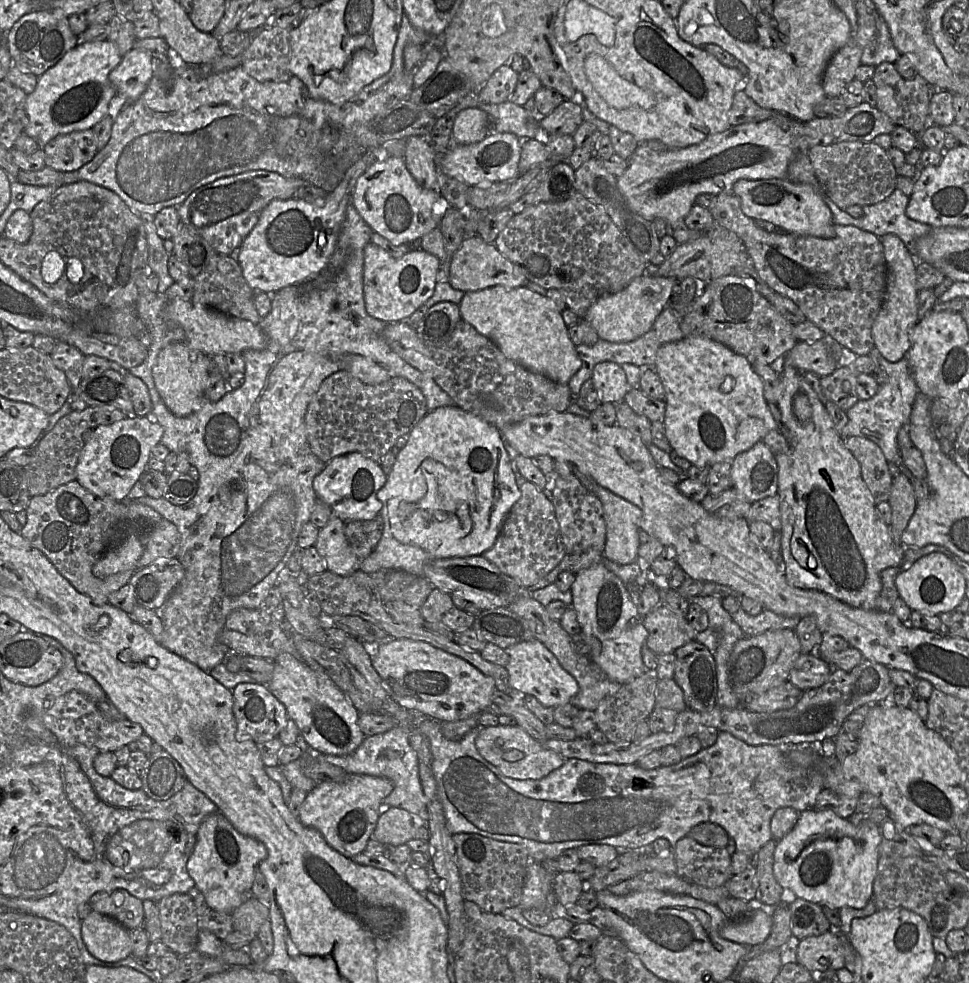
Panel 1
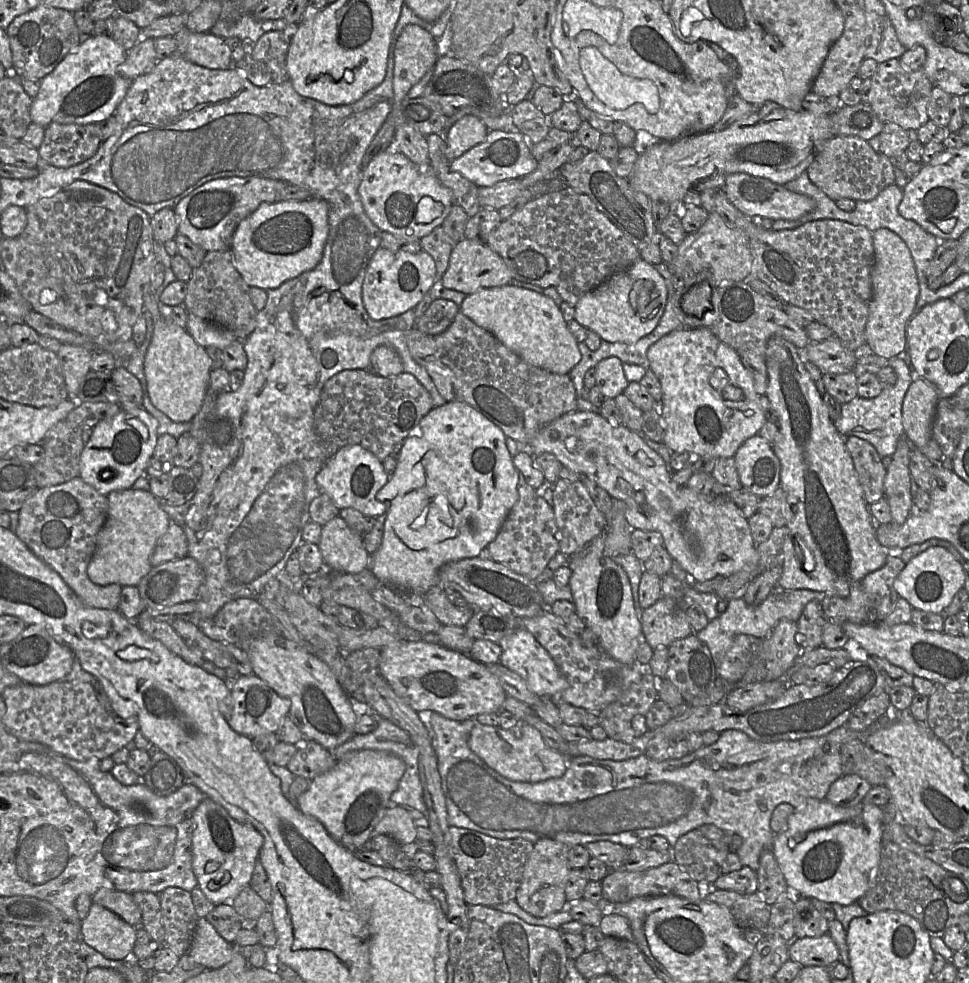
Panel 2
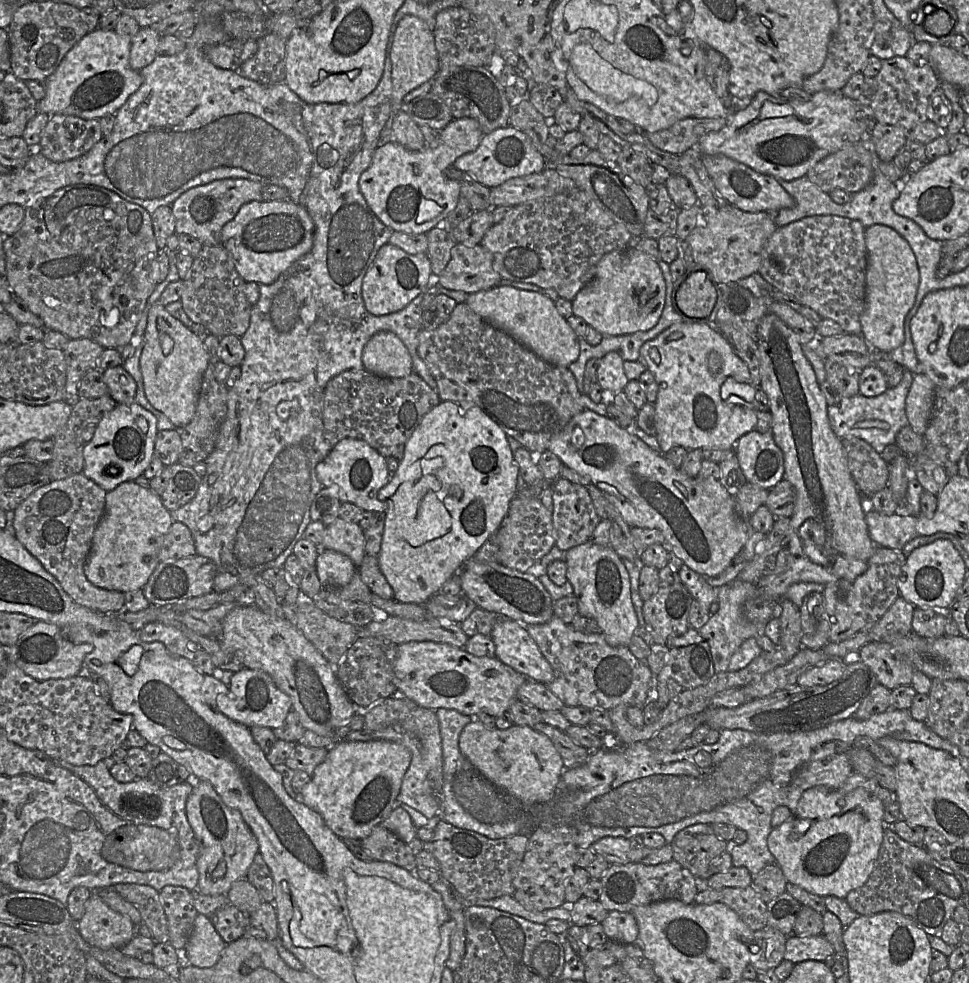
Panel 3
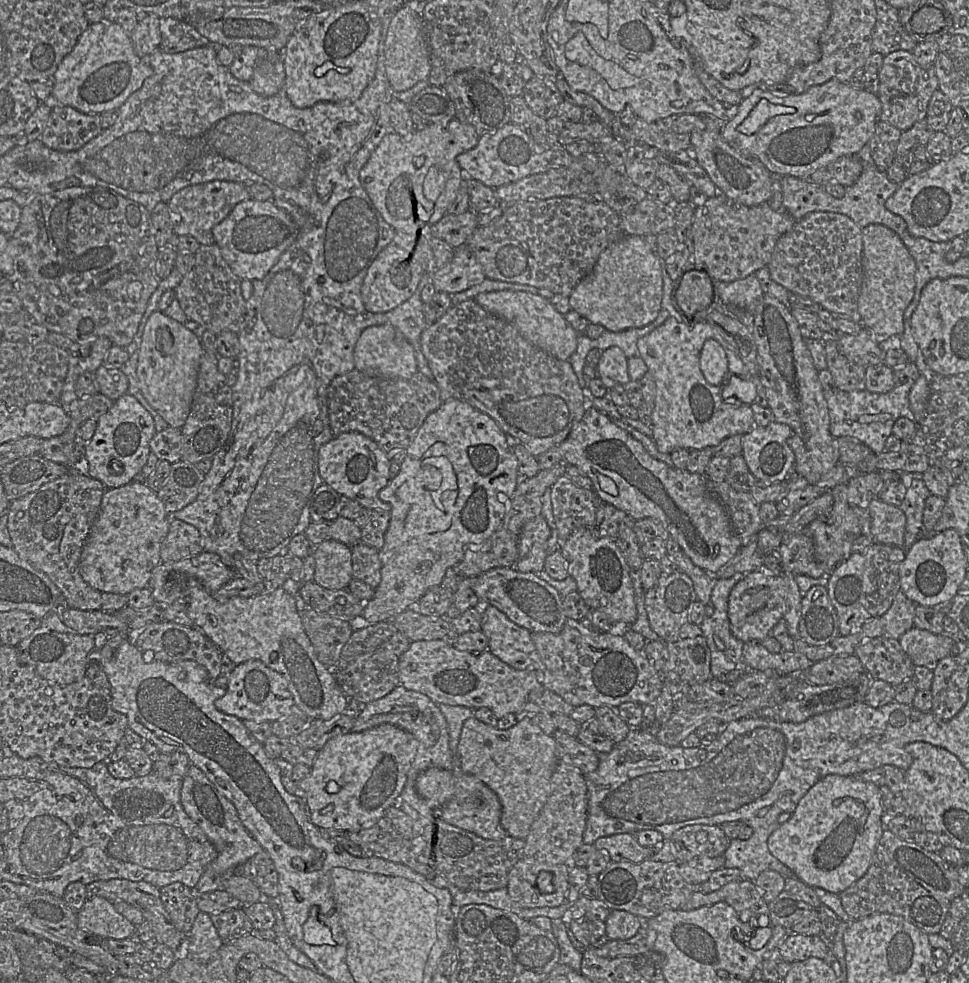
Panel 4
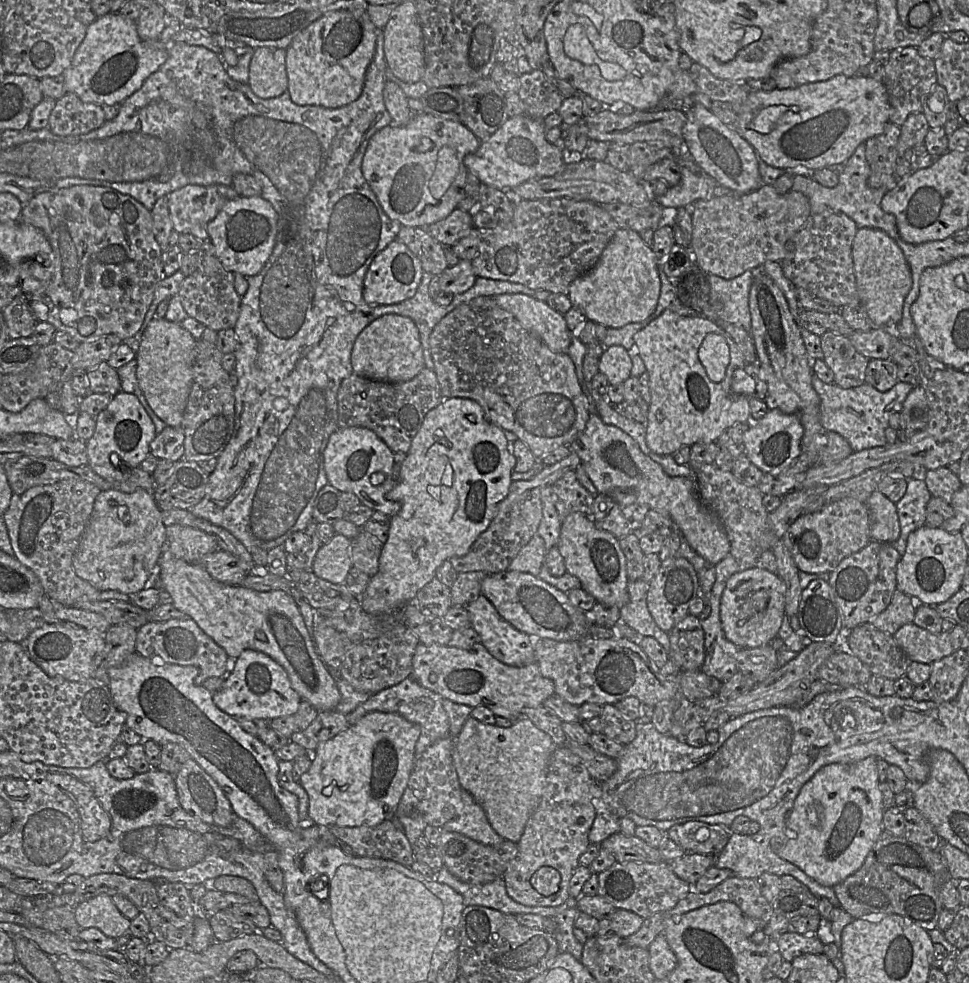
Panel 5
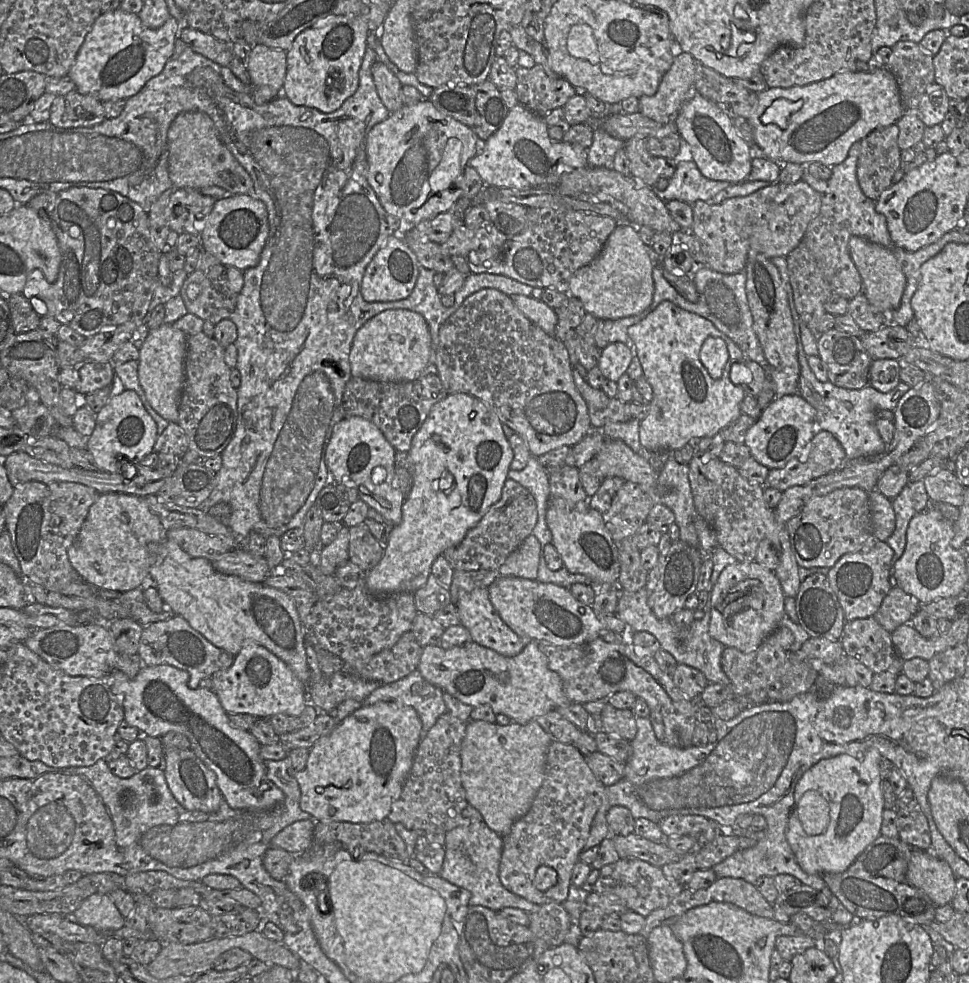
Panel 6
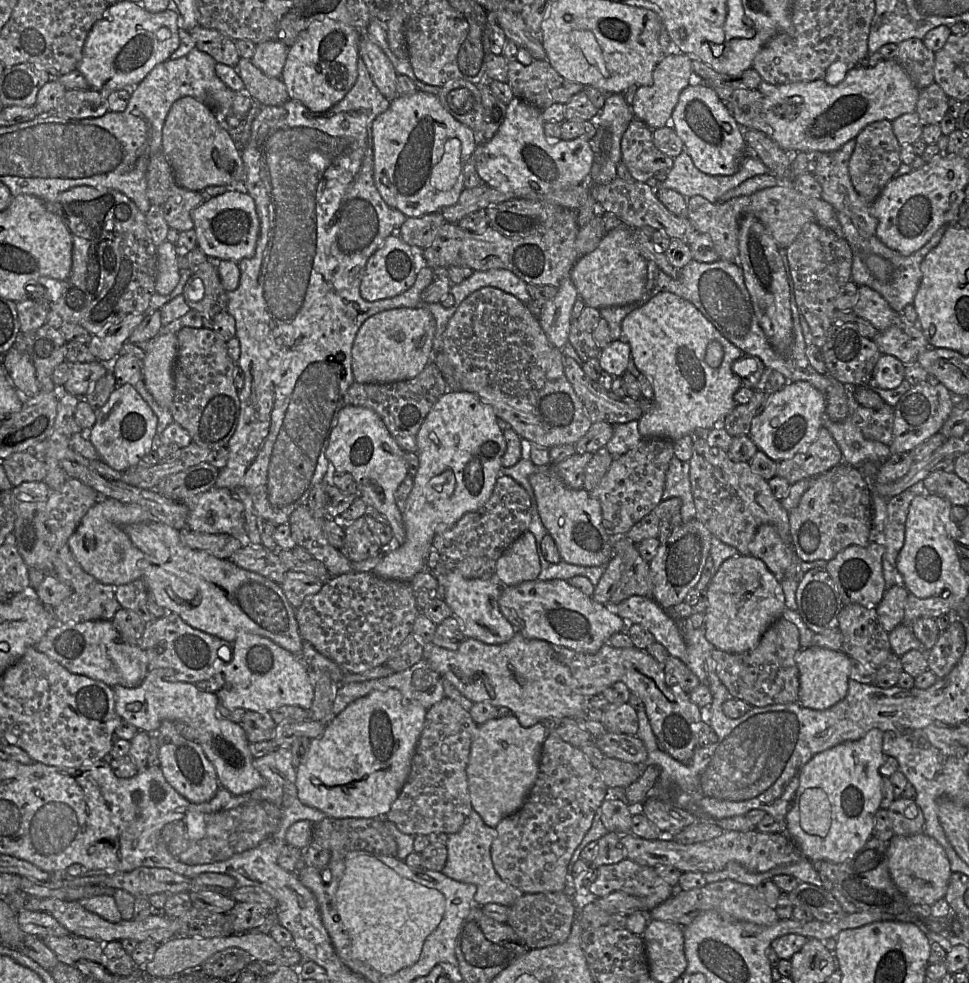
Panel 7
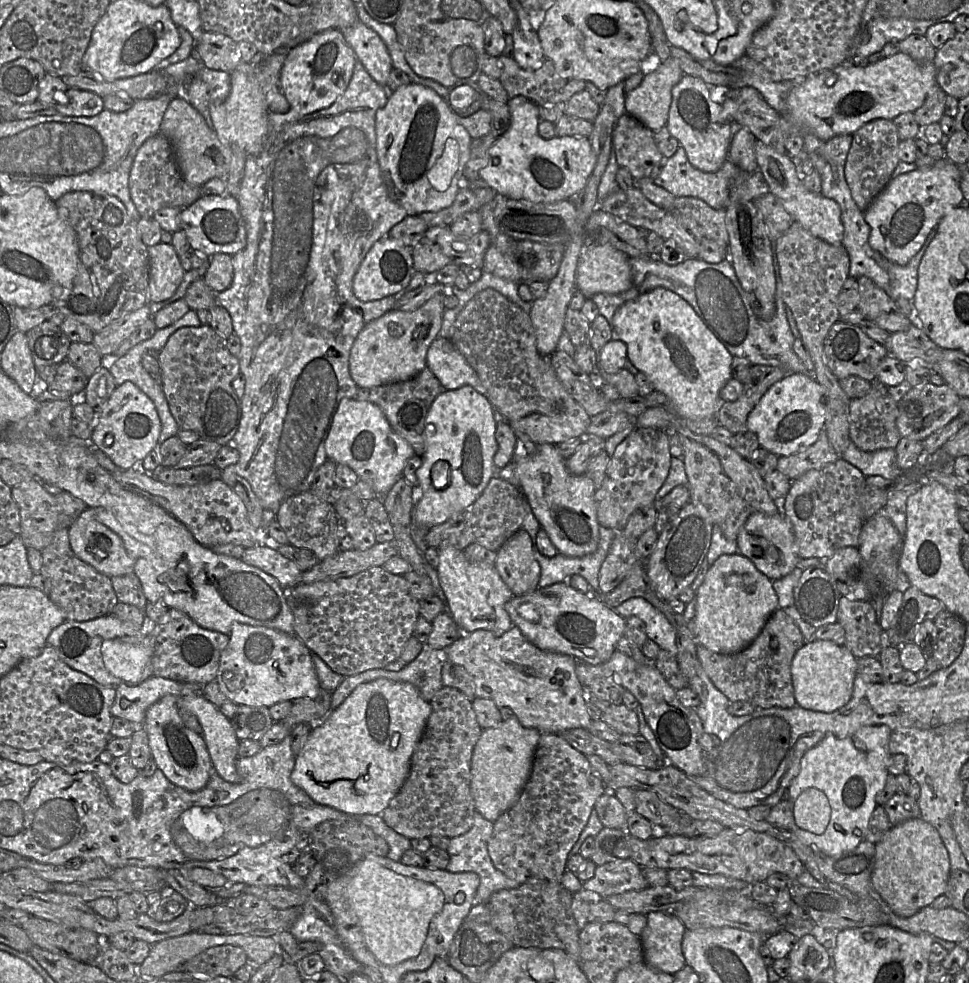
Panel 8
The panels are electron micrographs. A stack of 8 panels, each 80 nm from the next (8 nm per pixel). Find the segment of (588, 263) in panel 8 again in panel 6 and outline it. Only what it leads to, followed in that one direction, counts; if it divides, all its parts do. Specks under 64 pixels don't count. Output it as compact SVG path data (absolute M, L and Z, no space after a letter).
M617 226L597 257L573 273L569 290L564 293L578 298L586 312L598 319L617 319L641 313L650 306L654 294L649 249L652 248L642 242L636 226Z

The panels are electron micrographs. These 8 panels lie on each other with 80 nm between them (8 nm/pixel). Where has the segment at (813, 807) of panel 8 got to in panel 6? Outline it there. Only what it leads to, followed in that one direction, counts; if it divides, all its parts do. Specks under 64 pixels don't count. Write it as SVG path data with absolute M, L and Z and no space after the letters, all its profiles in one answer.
M808 790L803 794L797 803L797 813L808 835L819 835L826 831L830 821L830 807L818 791Z

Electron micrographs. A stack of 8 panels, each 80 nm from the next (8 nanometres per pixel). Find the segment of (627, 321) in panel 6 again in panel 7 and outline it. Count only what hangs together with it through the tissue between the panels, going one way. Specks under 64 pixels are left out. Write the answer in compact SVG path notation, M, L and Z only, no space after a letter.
M692 259L688 264L686 264L683 268L680 269L678 278L672 278L669 275L665 274L663 271L661 271L653 262L648 261L647 262L647 281L646 281L646 286L645 286L645 292L644 292L643 296L638 301L636 301L636 302L634 302L632 304L627 304L627 305L622 305L622 306L603 307L603 308L599 308L598 309L599 312L600 312L601 317L603 317L607 321L607 323L609 325L611 339L612 340L620 340L622 342L627 342L626 338L622 334L621 324L622 324L623 319L630 312L632 312L633 310L643 306L652 297L654 297L656 294L660 293L660 292L671 292L671 293L674 293L675 295L677 295L677 296L679 296L679 297L689 301L720 332L720 334L722 336L724 336L730 343L732 343L734 346L736 346L738 349L740 349L741 352L743 353L743 355L749 356L749 357L754 357L754 358L760 360L762 365L765 368L773 369L773 370L781 373L786 378L786 380L788 382L795 382L795 381L798 381L798 380L803 380L803 381L807 381L809 383L813 383L813 384L815 384L819 388L823 387L823 383L824 382L828 382L828 386L829 386L831 377L829 377L827 374L826 375L821 375L821 374L819 374L817 372L807 372L803 368L801 368L800 366L797 365L795 360L792 358L792 352L791 352L791 357L787 357L787 356L782 356L782 355L778 354L772 348L772 346L768 342L767 338L765 337L761 327L759 326L758 320L757 320L757 318L756 318L756 316L754 314L753 307L752 307L752 304L751 304L751 301L750 301L750 297L749 297L749 293L748 293L748 291L747 291L747 289L745 287L745 284L744 284L743 272L742 272L742 269L741 269L741 267L739 266L738 263L730 263L730 262L724 261L724 260L718 260L718 261L712 262L712 263L704 263L704 262L698 262L698 261L695 261L695 260Z

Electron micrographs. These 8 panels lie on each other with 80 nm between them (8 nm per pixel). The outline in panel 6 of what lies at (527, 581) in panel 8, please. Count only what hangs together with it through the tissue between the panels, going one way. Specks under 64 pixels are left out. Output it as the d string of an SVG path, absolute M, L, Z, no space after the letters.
M530 534L499 567L499 576L535 580L539 568L539 555L539 541Z

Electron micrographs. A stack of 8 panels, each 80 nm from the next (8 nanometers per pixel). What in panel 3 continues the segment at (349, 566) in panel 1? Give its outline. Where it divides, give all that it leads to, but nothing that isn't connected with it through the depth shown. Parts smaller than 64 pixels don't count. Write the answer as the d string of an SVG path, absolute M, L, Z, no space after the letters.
M338 517L326 526L319 549L342 553L351 559L355 567L359 567L366 555L363 530L358 524Z

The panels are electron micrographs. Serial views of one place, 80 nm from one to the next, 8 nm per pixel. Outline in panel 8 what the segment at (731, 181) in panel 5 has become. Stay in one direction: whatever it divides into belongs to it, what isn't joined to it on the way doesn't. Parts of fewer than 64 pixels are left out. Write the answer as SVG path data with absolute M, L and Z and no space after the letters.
M684 74L672 89L666 124L684 148L690 164L703 172L716 172L722 167L734 135L734 122L726 116L722 105L712 100L711 89L702 79Z

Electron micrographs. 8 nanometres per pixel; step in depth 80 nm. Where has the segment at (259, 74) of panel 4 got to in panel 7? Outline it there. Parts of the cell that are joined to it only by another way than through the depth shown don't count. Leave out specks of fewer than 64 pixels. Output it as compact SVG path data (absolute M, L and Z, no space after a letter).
M279 41L257 44L251 63L268 77L280 78L287 58L288 47Z

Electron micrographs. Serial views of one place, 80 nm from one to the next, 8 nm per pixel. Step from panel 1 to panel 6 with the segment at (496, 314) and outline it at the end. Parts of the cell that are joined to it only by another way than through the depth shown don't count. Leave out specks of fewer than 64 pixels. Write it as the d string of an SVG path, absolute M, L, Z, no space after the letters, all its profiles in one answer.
M514 294L510 295L510 297L515 306L527 319L539 326L550 336L554 336L557 326L557 315L554 309L532 296Z

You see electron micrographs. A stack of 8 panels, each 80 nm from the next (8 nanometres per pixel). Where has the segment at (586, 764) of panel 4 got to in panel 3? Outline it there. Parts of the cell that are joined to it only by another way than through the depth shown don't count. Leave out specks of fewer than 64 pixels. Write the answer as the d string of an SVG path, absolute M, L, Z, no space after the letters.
M544 722L533 729L545 734L552 741L562 757L565 769L580 767L588 761L591 751L575 743L564 731Z

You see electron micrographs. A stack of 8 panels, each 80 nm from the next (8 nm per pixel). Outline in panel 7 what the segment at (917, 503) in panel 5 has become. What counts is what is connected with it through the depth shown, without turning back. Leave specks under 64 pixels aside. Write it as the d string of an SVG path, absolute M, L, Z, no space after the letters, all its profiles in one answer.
M923 481L912 485L887 501L887 520L881 533L874 533L873 541L885 546L883 575L887 589L903 586L901 575L896 569L897 557L905 542L906 520L913 499L929 493Z

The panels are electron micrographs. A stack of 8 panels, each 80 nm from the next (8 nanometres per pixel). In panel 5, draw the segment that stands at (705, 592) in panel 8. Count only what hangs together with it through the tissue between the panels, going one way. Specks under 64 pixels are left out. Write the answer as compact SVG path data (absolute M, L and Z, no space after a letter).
M753 567L733 574L727 581L721 598L720 618L724 634L739 648L767 645L778 636L786 614L786 584L776 574Z

